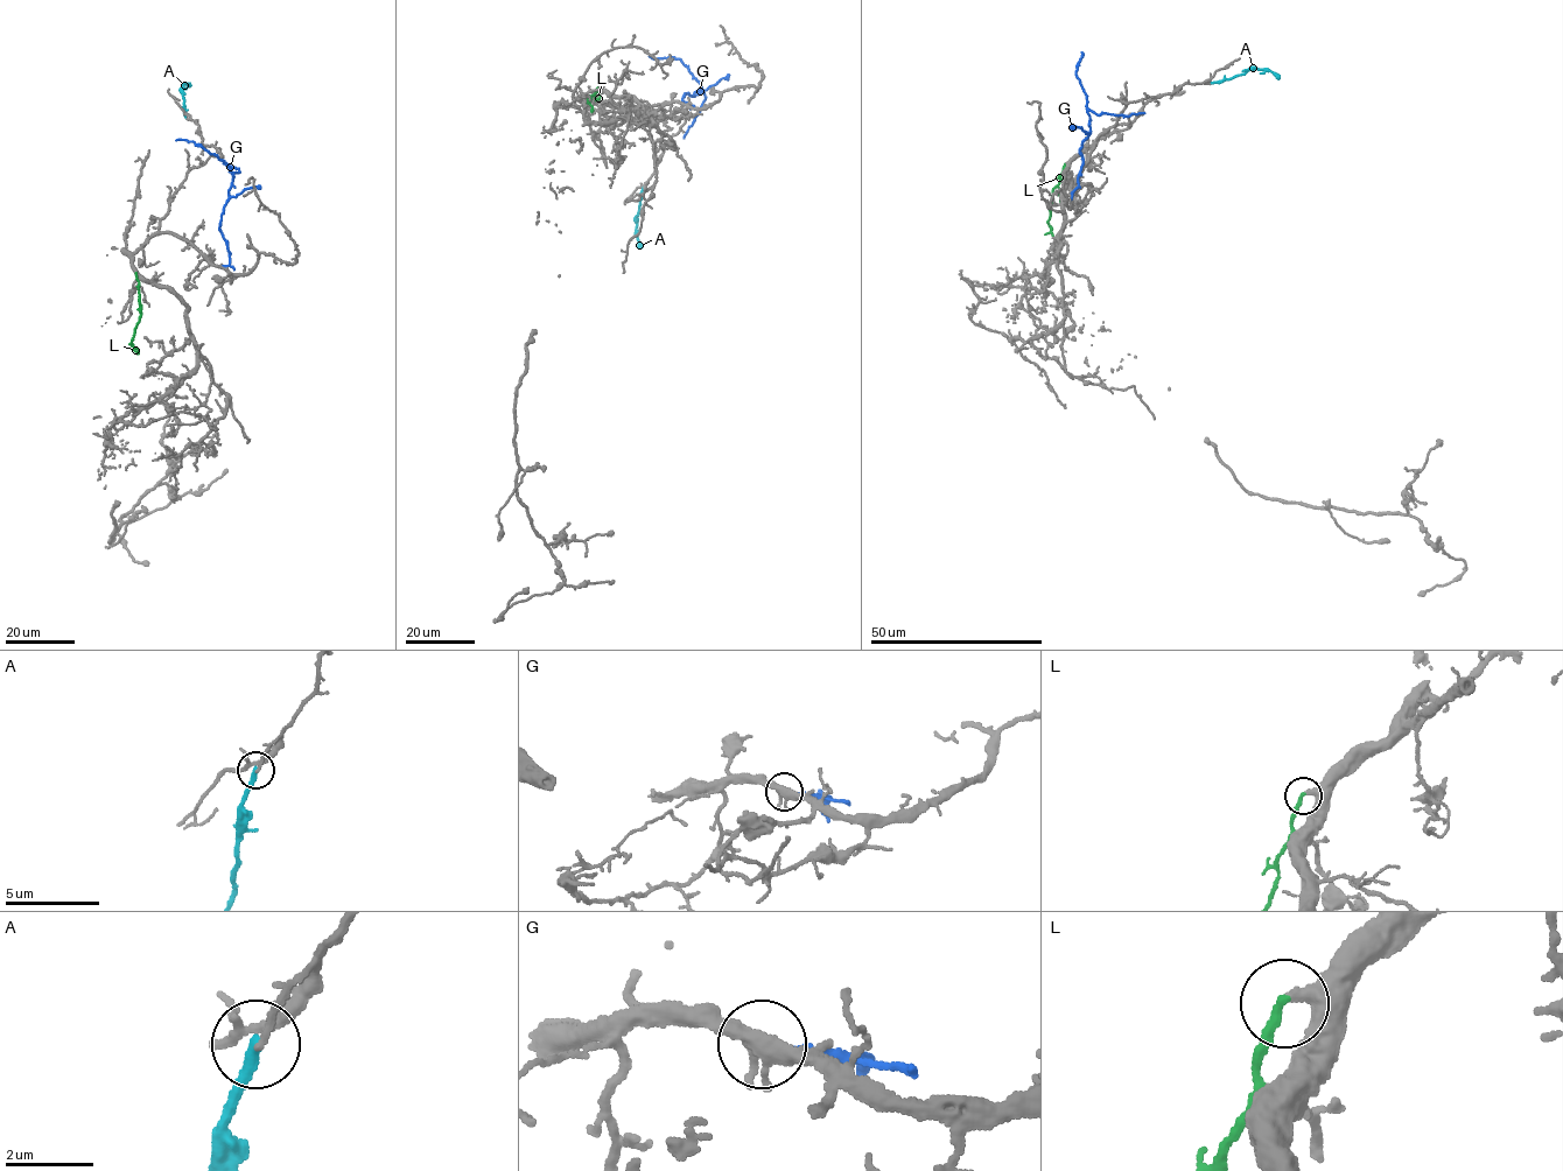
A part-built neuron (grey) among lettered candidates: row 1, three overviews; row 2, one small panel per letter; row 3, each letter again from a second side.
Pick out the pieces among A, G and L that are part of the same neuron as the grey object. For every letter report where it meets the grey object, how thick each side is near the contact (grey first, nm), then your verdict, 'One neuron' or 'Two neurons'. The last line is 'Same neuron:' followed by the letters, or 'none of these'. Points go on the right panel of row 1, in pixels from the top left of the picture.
A: Touches grey at (1210, 83). Thickness 140 nm (grey) against 280 nm. Two neurons
G: Touches grey at (1072, 191). Thickness 320 nm (grey) against 240 nm. Two neurons
L: Touches grey at (1065, 163). Thickness 400 nm (grey) against 200 nm. Two neurons
Same neuron: none of these

